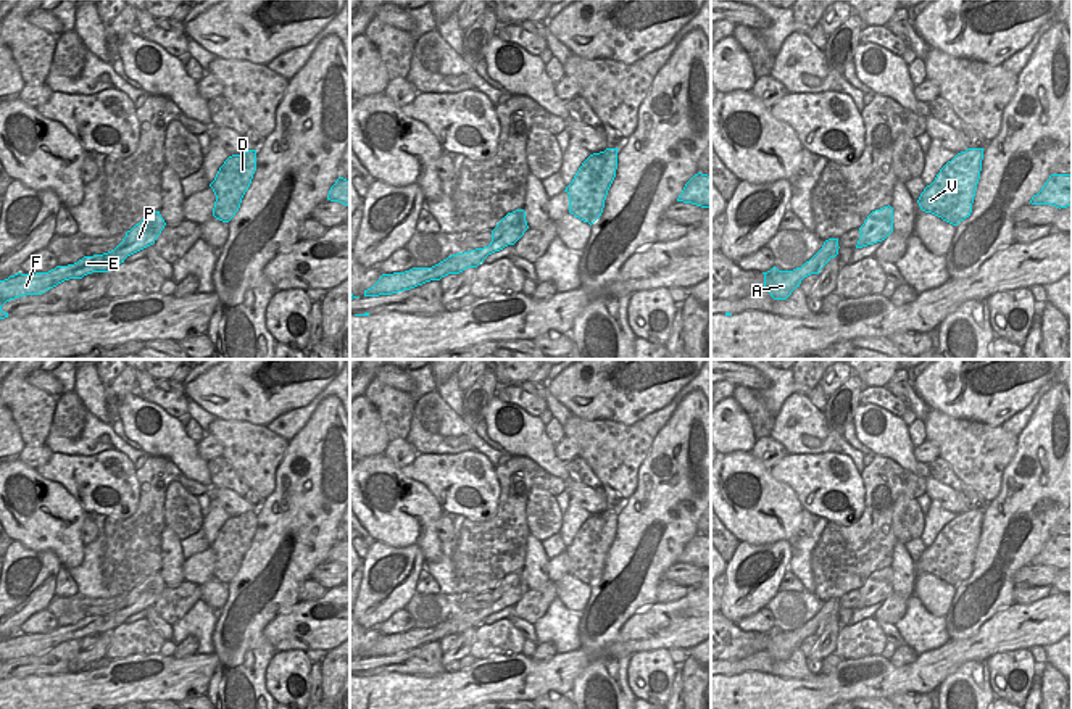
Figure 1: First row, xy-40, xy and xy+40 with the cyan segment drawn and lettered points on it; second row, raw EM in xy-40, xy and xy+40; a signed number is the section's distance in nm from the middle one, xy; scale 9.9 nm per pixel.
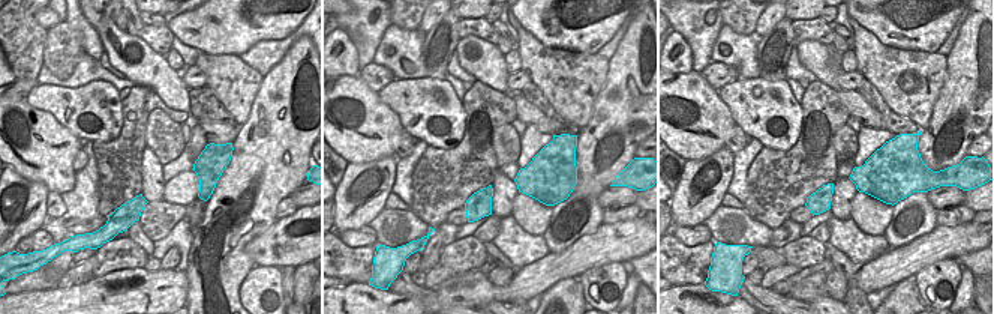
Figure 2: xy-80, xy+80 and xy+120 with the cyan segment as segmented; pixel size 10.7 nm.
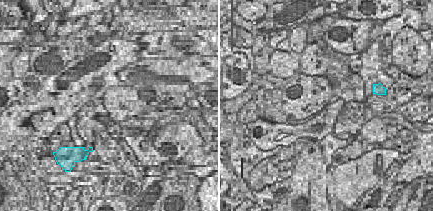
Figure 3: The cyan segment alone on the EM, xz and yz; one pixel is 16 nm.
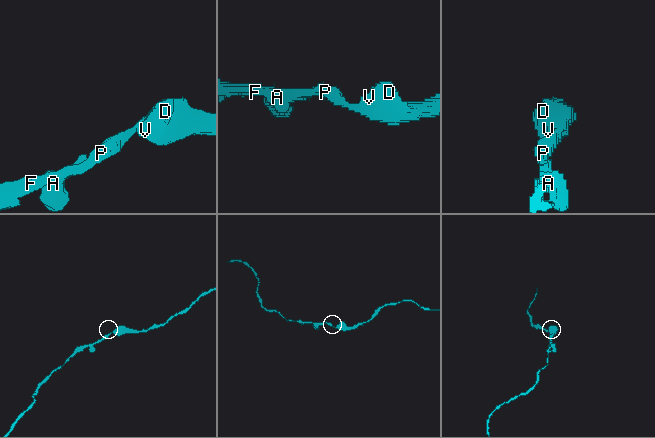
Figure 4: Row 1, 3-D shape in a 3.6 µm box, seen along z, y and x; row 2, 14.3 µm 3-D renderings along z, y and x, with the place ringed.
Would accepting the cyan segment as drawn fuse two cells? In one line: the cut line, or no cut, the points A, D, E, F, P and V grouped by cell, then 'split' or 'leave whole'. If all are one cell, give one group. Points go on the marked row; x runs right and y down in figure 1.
cut xy+40 (837, 250), (826, 255), (813, 273); groups A / D E F P V; split

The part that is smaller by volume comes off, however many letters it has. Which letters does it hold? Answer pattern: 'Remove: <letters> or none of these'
Remove: A

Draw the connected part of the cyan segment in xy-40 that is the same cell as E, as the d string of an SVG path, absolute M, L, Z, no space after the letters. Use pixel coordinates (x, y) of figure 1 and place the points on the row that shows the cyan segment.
M160 211L145 216L126 232L123 242L111 251L100 256L84 256L74 264L56 266L48 272L15 274L0 280L0 319L8 317L2 306L15 298L40 295L69 279L82 279L89 272L108 272L124 259L155 243L166 222Z

